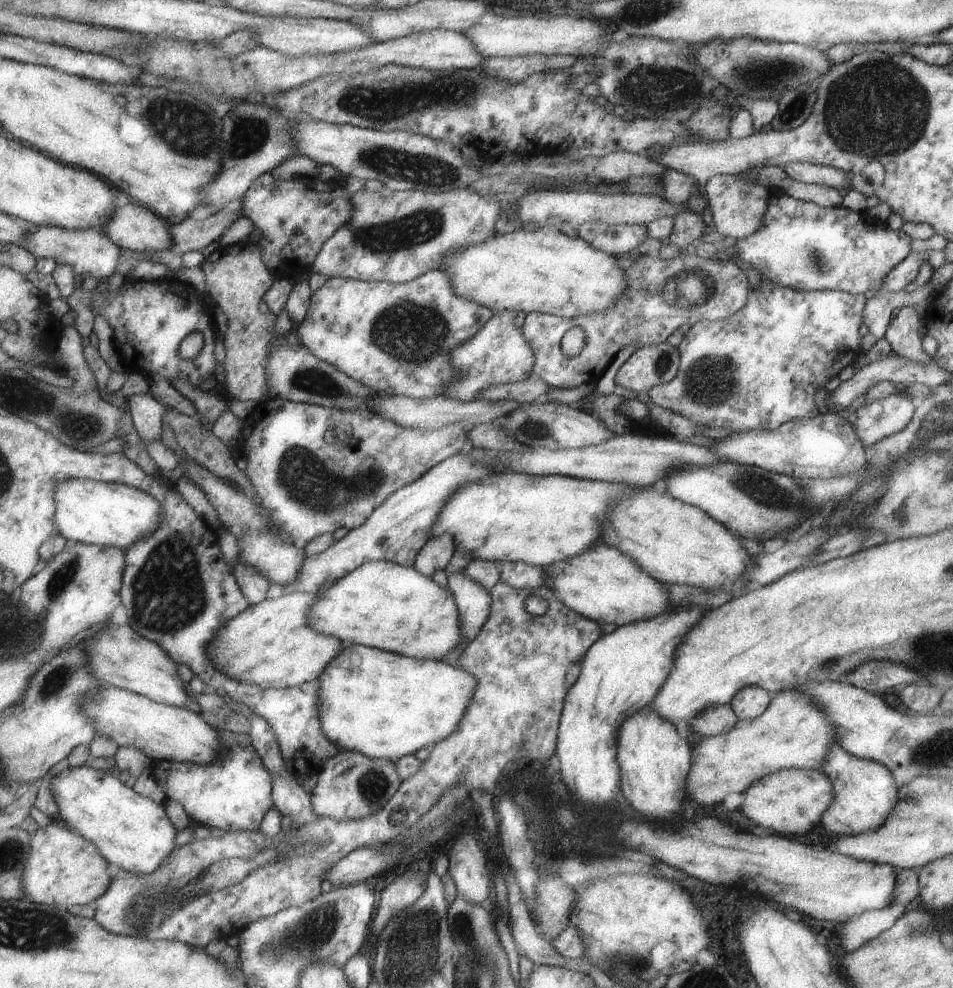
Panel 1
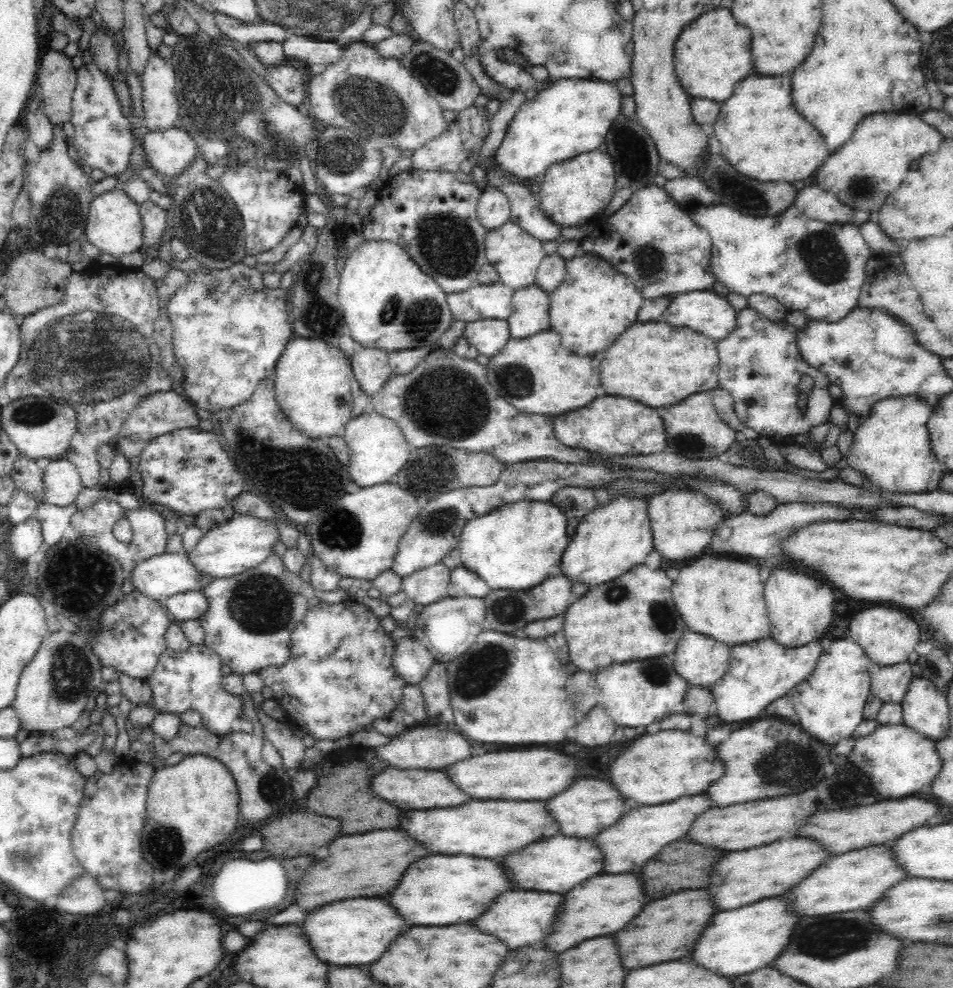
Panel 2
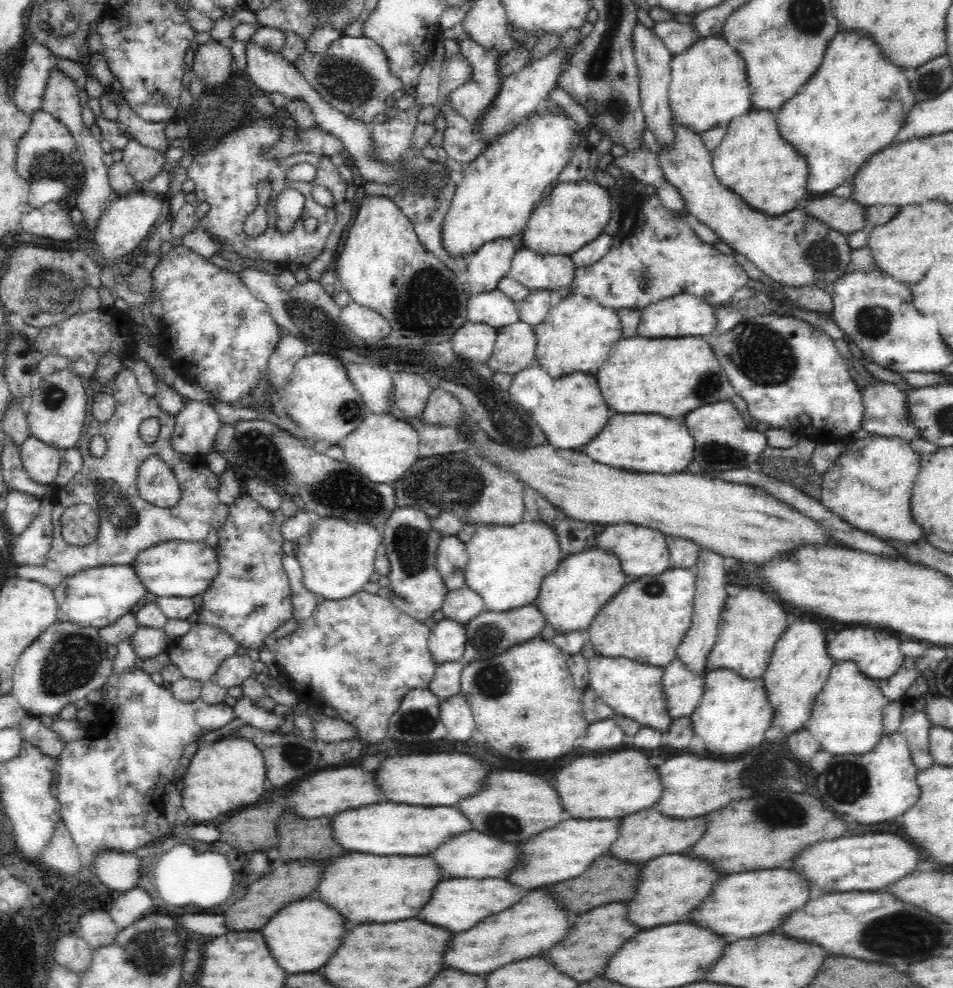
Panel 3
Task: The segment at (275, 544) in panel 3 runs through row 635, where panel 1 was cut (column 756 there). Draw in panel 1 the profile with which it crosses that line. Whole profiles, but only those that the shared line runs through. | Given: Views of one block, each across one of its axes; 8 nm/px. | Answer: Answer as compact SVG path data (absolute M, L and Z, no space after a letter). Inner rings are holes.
M774 192L767 202L761 226L745 238L738 238L734 246L737 253L731 258L736 265L752 266L762 278L785 288L803 292L833 290L855 296L870 295L877 290L881 280L910 252L911 238L901 229L892 230L886 223L870 220L865 213L841 206L820 207L809 201L798 201L789 195Z

